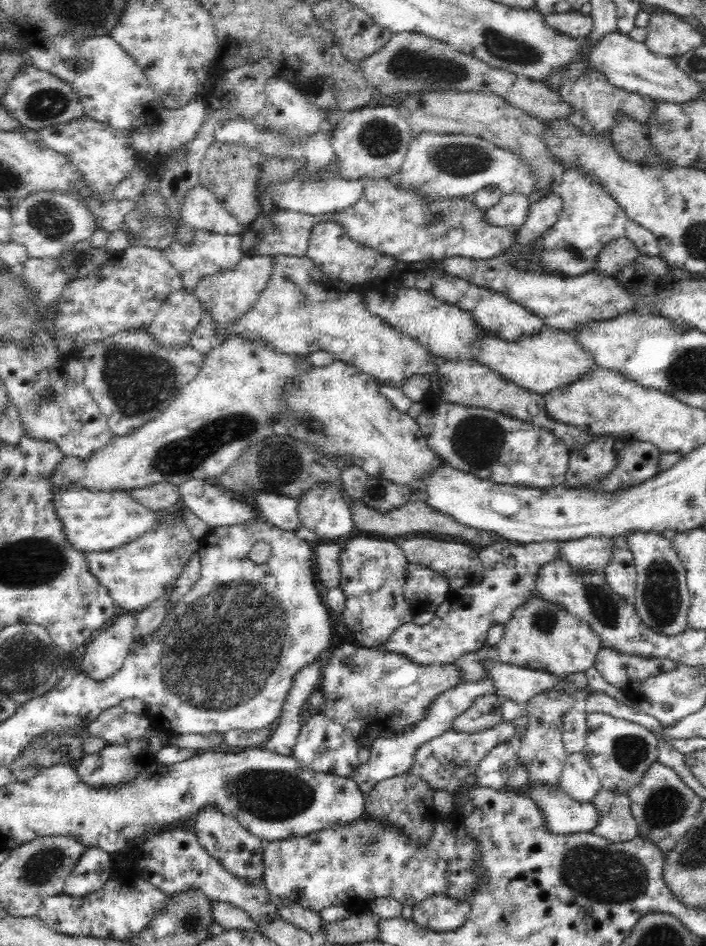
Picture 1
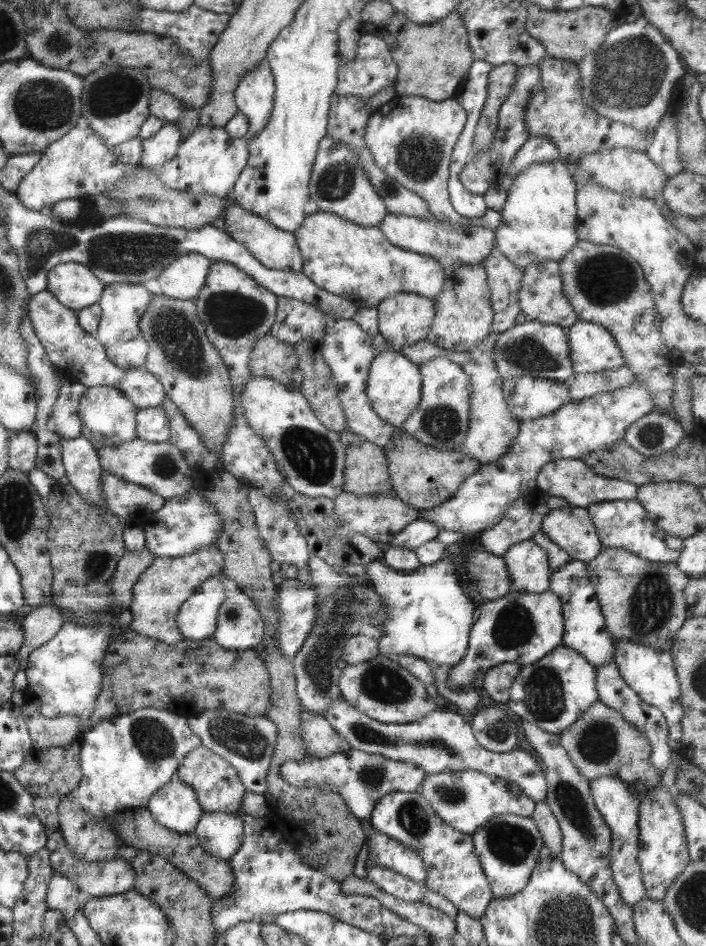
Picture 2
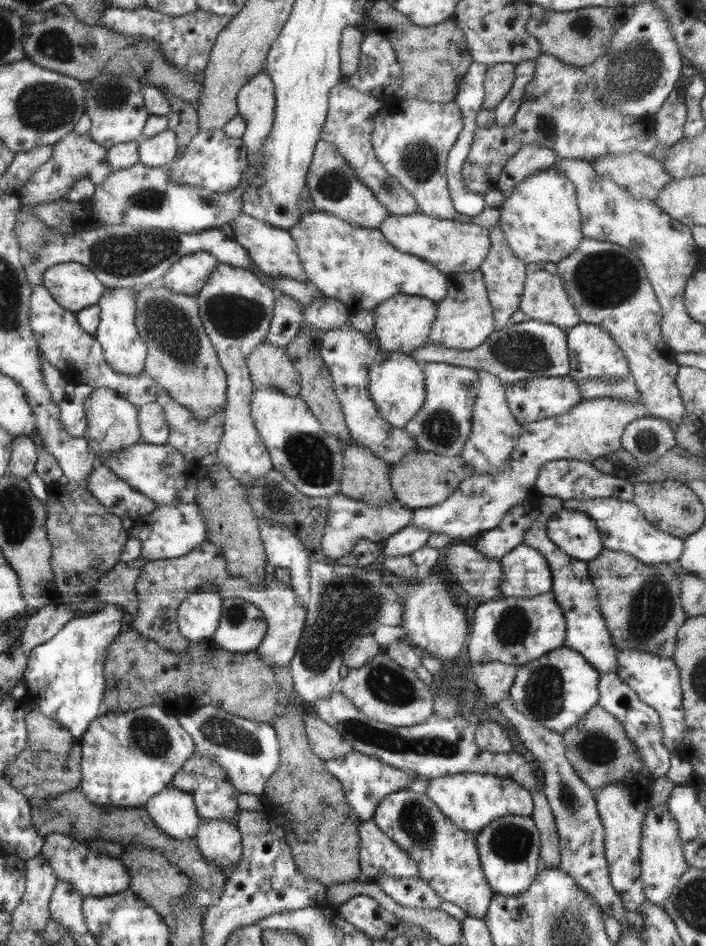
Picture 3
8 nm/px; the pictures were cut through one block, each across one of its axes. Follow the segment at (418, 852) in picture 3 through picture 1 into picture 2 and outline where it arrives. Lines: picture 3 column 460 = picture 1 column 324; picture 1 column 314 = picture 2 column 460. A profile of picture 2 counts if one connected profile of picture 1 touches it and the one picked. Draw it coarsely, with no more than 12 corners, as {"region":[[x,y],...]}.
{"region":[[419,792],[379,798],[370,826],[417,852],[424,885],[480,920],[493,899],[471,835]]}

